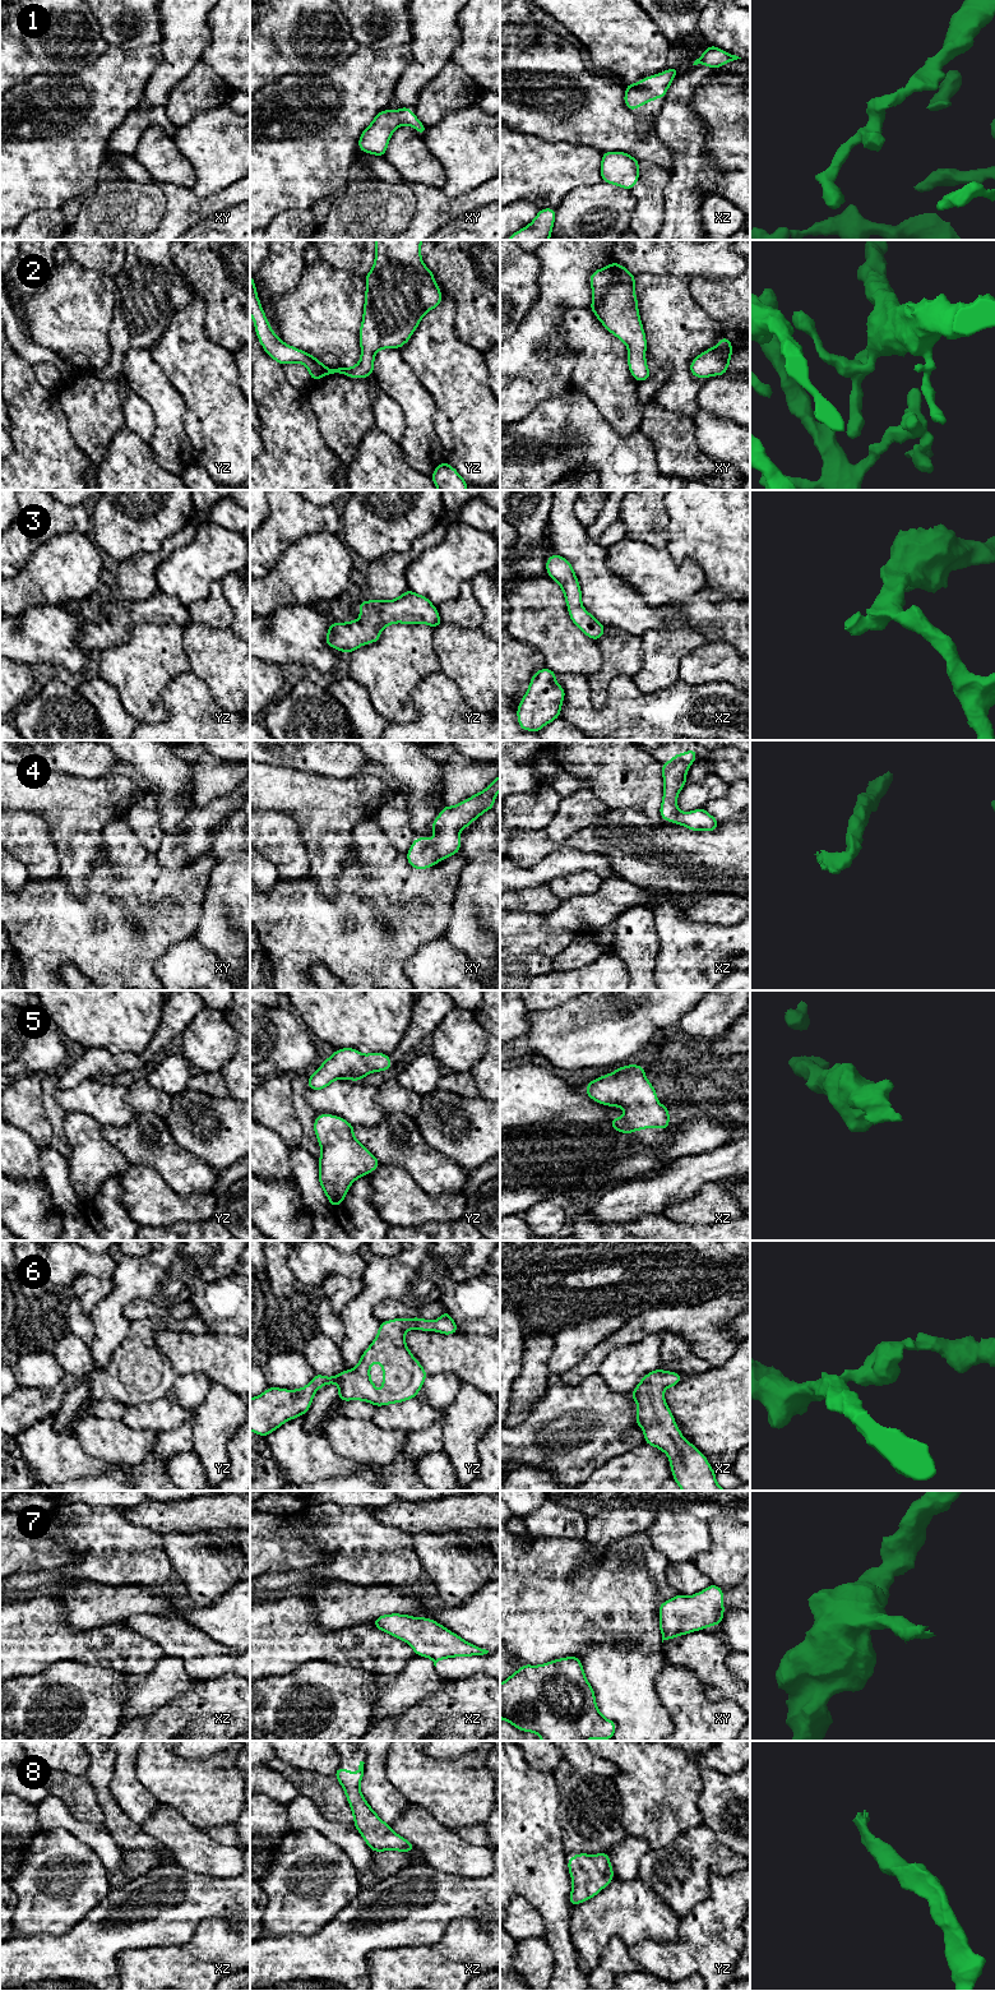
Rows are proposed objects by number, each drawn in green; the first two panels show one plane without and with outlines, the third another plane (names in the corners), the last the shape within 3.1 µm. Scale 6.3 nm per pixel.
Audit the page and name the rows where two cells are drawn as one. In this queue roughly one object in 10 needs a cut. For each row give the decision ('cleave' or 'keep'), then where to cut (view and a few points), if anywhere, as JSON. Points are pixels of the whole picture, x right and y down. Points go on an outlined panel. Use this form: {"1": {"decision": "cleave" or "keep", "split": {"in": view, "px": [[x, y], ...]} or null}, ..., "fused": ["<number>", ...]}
{"1": {"decision": "keep", "split": null}, "2": {"decision": "keep", "split": null}, "3": {"decision": "keep", "split": null}, "4": {"decision": "keep", "split": null}, "5": {"decision": "keep", "split": null}, "6": {"decision": "keep", "split": null}, "7": {"decision": "keep", "split": null}, "8": {"decision": "keep", "split": null}, "fused": []}

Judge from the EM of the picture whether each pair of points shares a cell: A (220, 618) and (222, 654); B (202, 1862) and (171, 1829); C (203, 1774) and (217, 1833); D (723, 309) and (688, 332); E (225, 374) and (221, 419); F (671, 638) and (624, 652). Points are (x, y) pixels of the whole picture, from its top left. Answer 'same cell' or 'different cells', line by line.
A: different cells
B: same cell
C: different cells
D: different cells
E: same cell
F: different cells

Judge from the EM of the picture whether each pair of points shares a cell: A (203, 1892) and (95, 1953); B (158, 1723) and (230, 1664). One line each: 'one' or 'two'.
A: one
B: two

